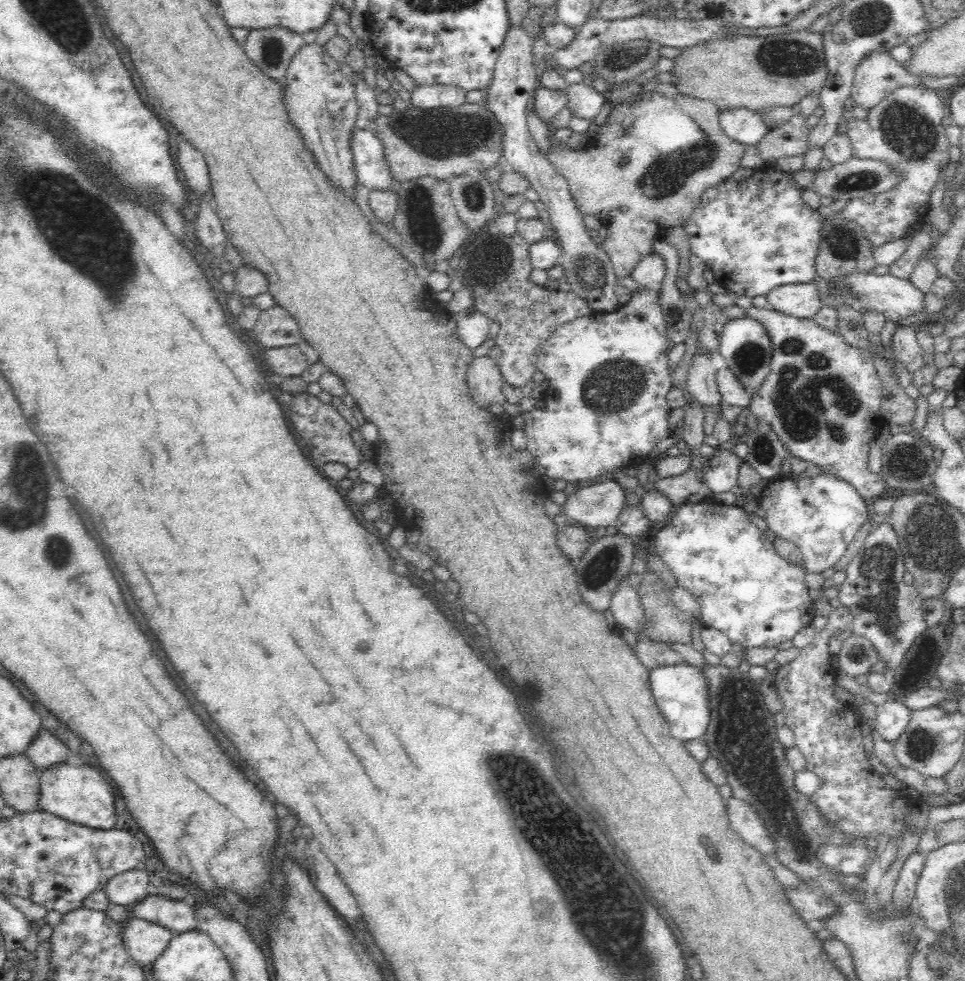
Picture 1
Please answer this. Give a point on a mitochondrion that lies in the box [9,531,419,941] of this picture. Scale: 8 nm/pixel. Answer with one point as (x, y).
(57, 553)

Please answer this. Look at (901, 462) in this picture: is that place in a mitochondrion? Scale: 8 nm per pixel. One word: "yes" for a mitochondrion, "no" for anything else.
yes

